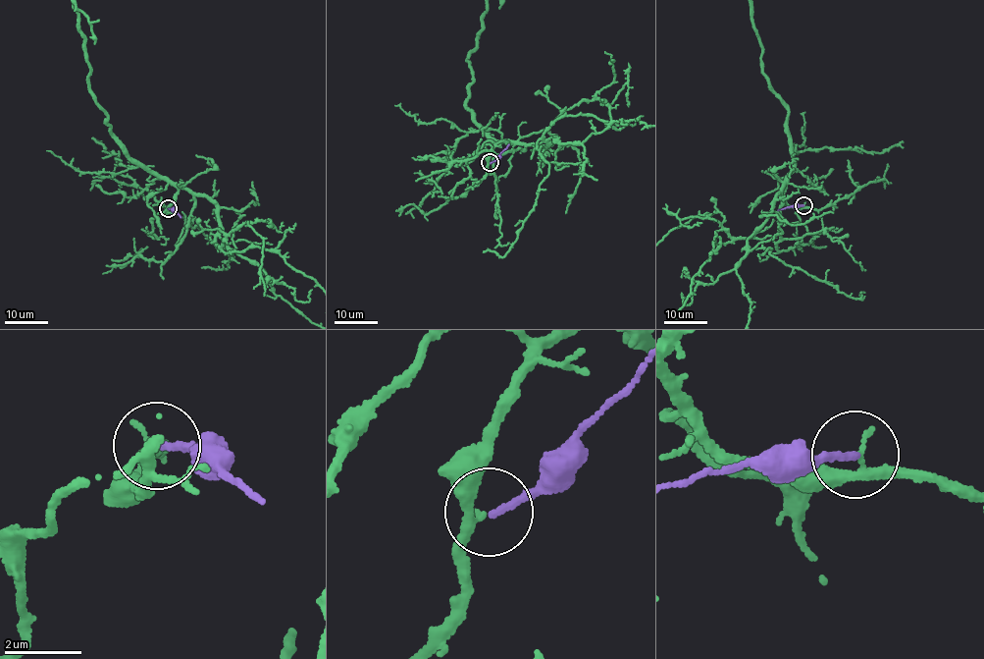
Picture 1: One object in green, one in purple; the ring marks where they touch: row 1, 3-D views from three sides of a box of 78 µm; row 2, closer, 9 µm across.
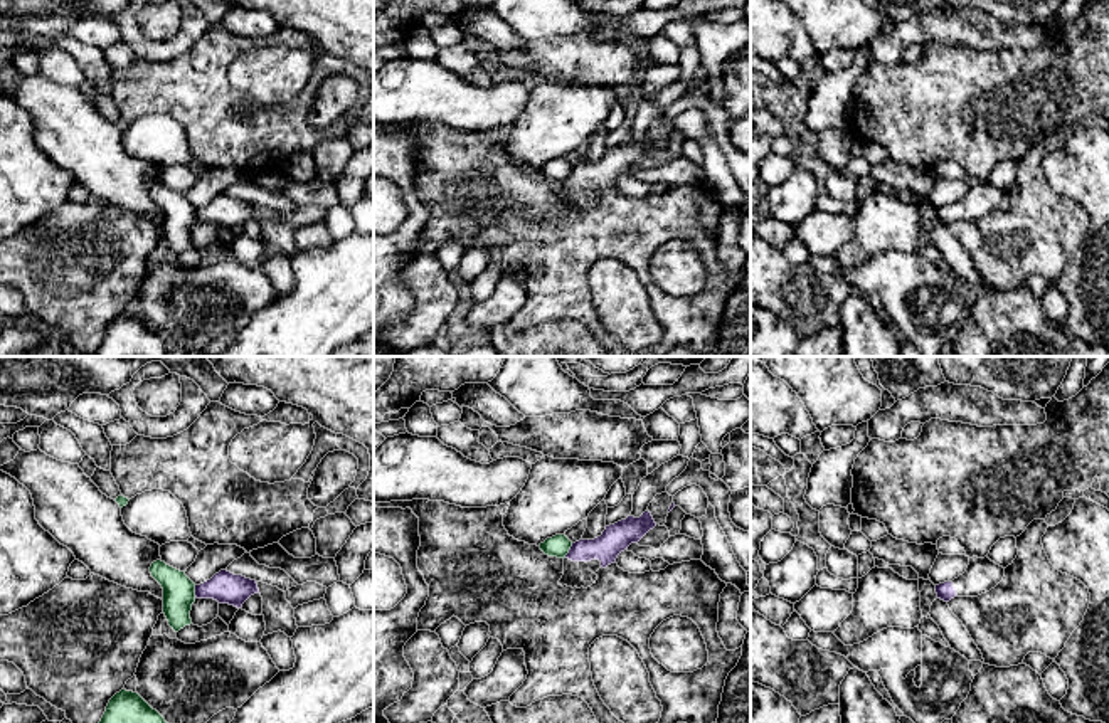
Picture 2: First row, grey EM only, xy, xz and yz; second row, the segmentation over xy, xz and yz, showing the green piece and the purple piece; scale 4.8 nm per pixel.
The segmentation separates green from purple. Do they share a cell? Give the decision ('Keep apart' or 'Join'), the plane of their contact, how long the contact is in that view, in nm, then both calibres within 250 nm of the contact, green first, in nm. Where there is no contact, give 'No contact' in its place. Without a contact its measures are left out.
Keep apart. Touches green in xz. Shared border 80 nm. Thickness 110 nm (green) against 140 nm

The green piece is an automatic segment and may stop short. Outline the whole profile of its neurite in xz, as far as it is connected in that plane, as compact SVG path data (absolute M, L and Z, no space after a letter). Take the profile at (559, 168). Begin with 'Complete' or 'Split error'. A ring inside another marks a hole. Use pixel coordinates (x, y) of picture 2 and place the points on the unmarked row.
Complete. M555 158L540 166L540 173L549 180L565 182L572 165L565 158Z

